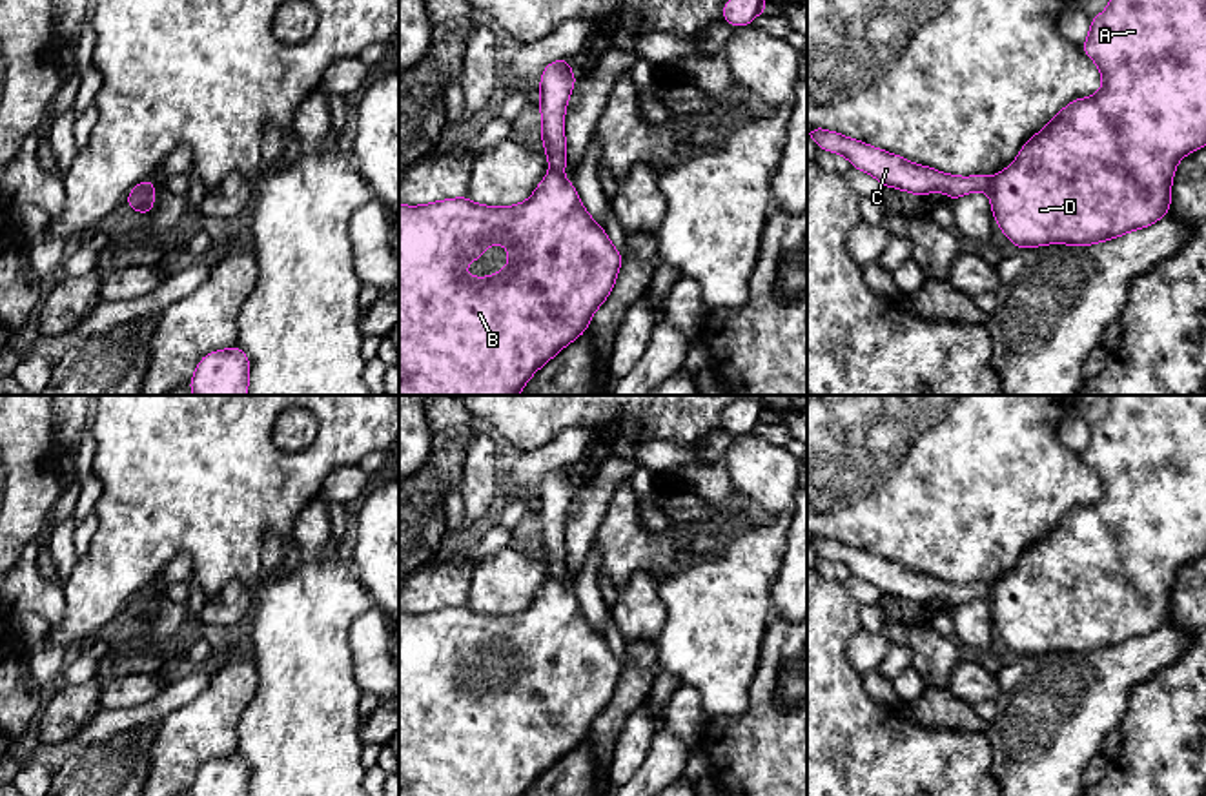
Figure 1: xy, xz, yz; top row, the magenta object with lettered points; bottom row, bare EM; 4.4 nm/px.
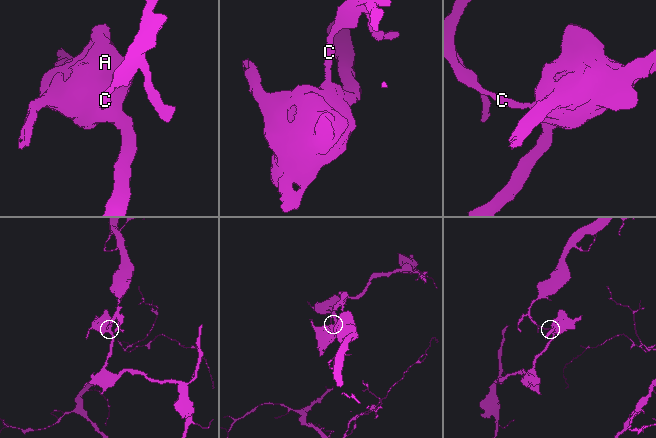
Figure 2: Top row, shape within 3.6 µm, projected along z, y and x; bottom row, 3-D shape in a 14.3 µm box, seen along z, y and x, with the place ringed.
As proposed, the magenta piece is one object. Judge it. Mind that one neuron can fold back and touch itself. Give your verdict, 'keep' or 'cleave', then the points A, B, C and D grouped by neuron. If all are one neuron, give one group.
cleave; A B D / C

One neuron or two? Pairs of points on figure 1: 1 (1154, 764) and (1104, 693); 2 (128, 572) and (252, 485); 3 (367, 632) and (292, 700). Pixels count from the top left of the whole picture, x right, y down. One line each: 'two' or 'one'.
1: two
2: one
3: two

